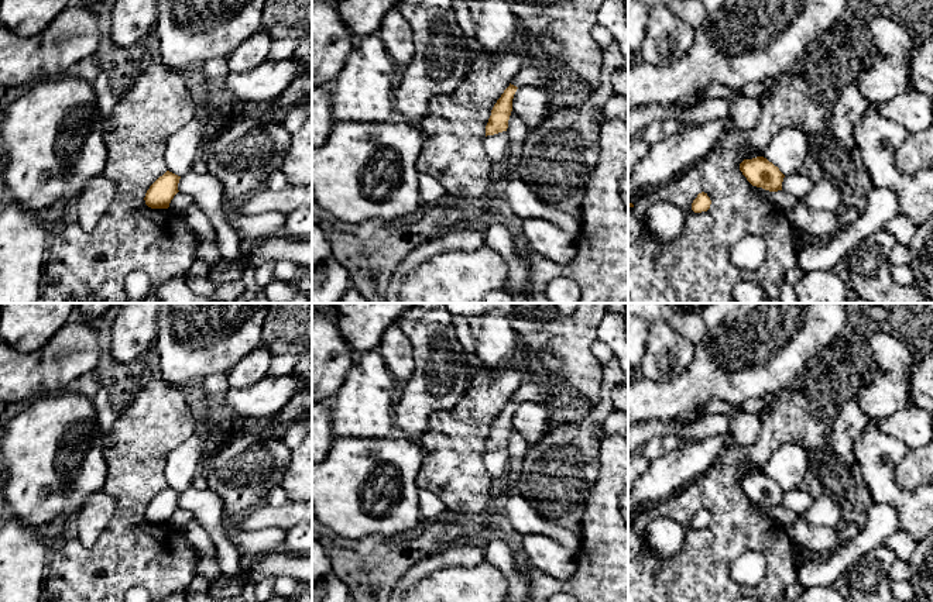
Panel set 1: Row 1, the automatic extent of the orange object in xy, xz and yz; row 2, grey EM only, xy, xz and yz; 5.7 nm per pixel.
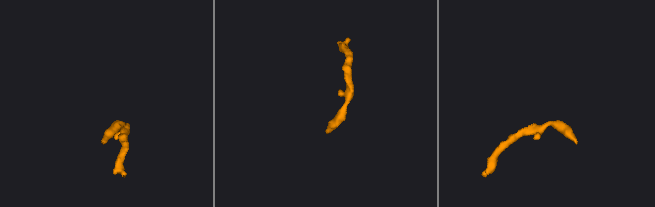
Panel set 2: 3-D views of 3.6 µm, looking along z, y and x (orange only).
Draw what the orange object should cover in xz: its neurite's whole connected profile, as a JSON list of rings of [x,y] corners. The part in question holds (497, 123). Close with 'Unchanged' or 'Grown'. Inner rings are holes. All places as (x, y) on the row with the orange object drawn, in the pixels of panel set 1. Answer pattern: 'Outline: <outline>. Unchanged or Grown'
Outline: [[[511,85],[504,90],[491,110],[491,116],[486,125],[486,137],[494,135],[508,128],[508,120],[512,111],[512,99],[517,92],[517,86]]]. Unchanged

